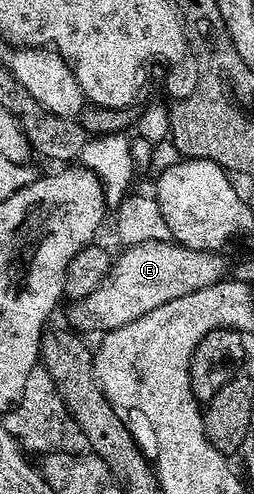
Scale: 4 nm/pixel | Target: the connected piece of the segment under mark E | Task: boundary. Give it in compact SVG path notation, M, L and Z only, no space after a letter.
M172 241L167 242L148 242L147 244L135 244L134 246L124 247L120 251L122 254L112 259L107 276L99 284L99 288L95 288L95 292L91 292L85 298L74 301L73 306L73 322L77 326L82 326L85 330L97 330L96 332L104 332L106 330L114 330L123 324L131 324L131 320L139 320L139 316L147 316L147 312L151 312L151 308L159 308L159 304L167 304L167 300L179 300L179 296L187 296L199 292L203 288L207 288L211 284L222 281L227 274L227 266L225 270L225 254L215 250L192 250L186 246L179 246Z

